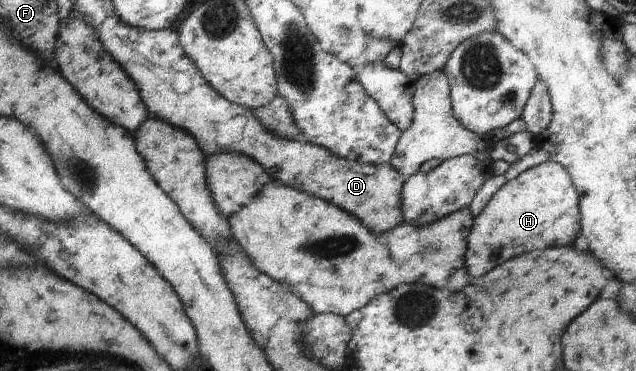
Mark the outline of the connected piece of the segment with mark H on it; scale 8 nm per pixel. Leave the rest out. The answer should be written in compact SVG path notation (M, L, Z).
M548 159L519 175L508 177L479 215L472 218L463 256L469 277L481 277L495 265L533 249L571 245L579 231L577 205L578 195L560 163Z

